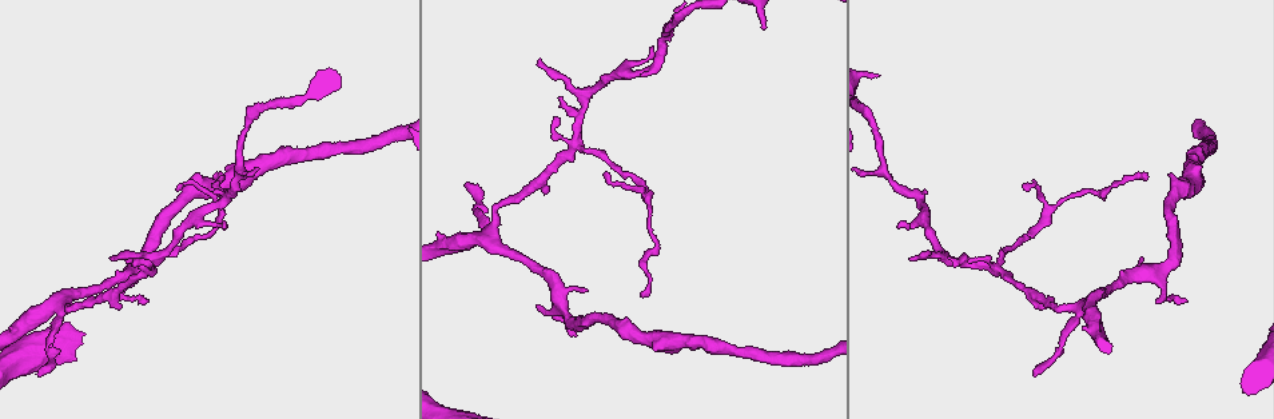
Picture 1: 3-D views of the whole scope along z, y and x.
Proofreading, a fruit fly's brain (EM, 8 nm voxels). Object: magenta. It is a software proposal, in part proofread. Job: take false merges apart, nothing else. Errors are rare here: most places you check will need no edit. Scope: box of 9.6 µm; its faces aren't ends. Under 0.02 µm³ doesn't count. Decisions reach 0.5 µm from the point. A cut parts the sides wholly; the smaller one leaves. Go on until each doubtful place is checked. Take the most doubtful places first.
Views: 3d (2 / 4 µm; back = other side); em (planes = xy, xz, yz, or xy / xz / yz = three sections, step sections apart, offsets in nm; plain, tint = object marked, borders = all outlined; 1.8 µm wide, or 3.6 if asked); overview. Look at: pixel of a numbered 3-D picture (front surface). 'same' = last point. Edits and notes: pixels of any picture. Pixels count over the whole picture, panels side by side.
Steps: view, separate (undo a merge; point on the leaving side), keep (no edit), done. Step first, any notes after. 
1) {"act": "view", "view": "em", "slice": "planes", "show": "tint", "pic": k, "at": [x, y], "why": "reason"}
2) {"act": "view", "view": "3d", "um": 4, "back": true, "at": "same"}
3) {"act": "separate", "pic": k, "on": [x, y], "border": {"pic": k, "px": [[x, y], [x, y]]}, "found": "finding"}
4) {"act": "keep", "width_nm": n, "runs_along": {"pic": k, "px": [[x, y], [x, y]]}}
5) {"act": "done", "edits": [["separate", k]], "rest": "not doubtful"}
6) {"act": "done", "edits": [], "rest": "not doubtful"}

{"act": "view", "view": "em", "slice": "yz", "step": 4, "show": "tint", "pic": 1, "at": [69, 297], "why": "four or more arms meet"}

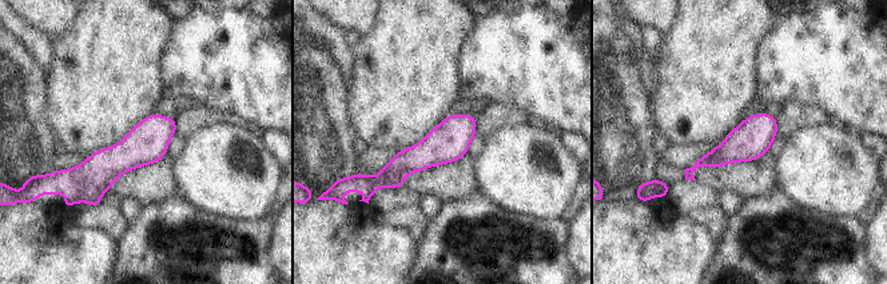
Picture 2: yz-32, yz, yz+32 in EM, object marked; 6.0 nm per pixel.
{"act": "view", "view": "em", "slice": "planes", "show": "tint", "at": "same", "why": "another direction"}

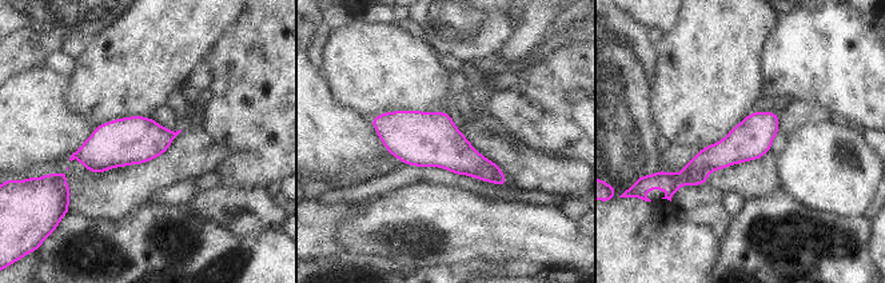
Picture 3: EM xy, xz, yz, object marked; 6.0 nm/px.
{"act": "keep", "found": "one cell here"}

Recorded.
{"act": "view", "view": "em", "slice": "planes", "show": "tint", "pic": 1, "at": [147, 271], "why": "narrows sharply"}

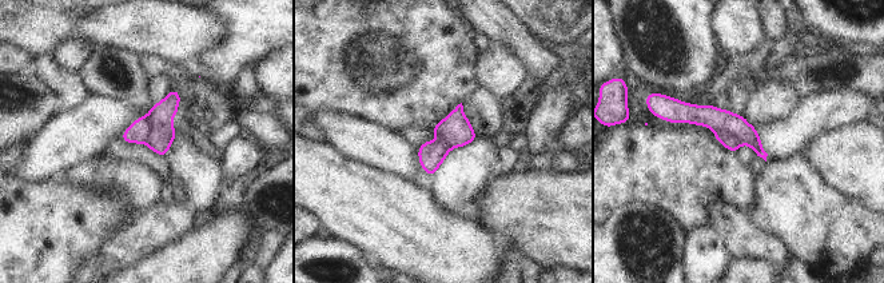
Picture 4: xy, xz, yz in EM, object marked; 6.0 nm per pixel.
{"act": "separate", "pic": 4, "on": [160, 115], "border": {"pic": 4, "px": [[148, 116], [151, 136], [146, 143]]}, "found": "two cells meet here"}

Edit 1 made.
{"act": "view", "view": "overview", "why": "redraw"}

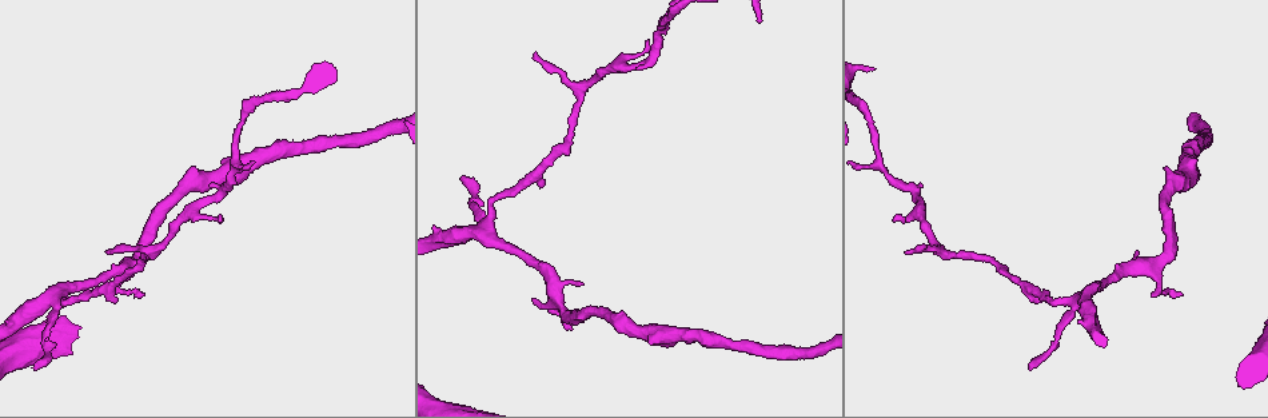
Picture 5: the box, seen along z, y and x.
{"act": "view", "view": "3d", "um": 2, "back": true, "pic": 5, "at": [562, 305], "why": "thick turns thin"}

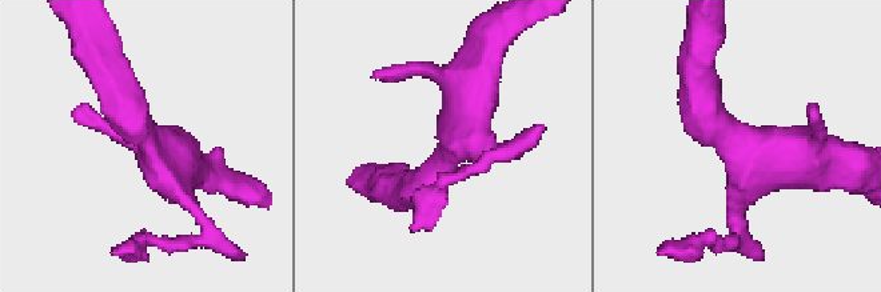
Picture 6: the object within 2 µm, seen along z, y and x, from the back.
{"act": "view", "view": "em", "slice": "yz", "step": 8, "show": "tint", "pic": 6, "at": [149, 143], "why": "need the tissue"}

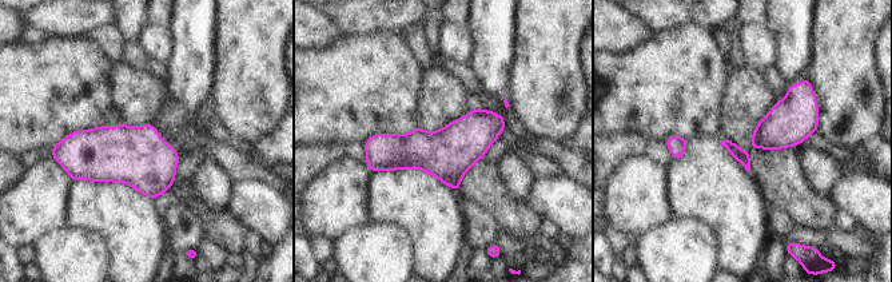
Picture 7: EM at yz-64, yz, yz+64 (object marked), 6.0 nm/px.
{"act": "keep", "width_nm": 160, "runs_along": {"pic": 7, "px": [[501, 120], [452, 151], [369, 162]]}, "found": "all the same cell"}

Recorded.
{"act": "view", "view": "em", "slice": "yz", "step": 8, "show": "tint", "pic": 5, "at": [947, 252], "why": "branch point"}

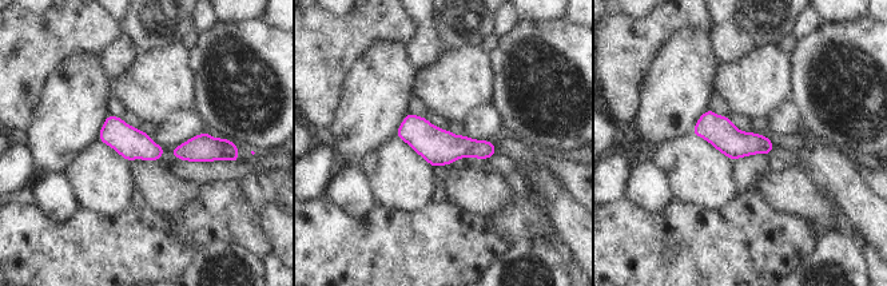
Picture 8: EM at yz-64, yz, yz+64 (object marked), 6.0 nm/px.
{"act": "view", "view": "em", "slice": "planes", "show": "tint", "at": "same", "why": "another direction"}

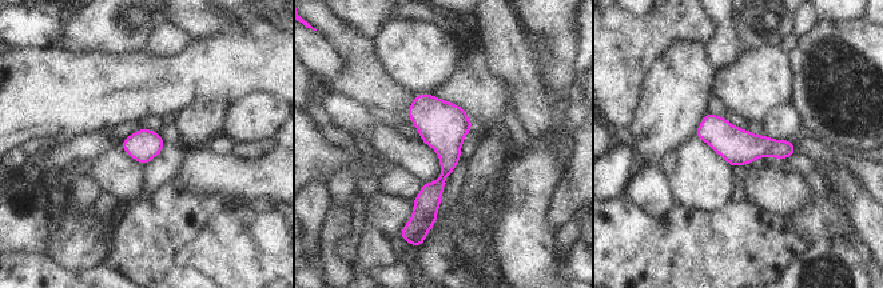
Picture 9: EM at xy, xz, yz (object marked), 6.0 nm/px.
{"act": "keep", "runs_along": {"pic": 9, "px": [[425, 96], [446, 138], [429, 219]]}, "found": "all the same cell"}

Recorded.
{"act": "done", "edits": [["separate", 4]], "rest": "not doubtful"}

